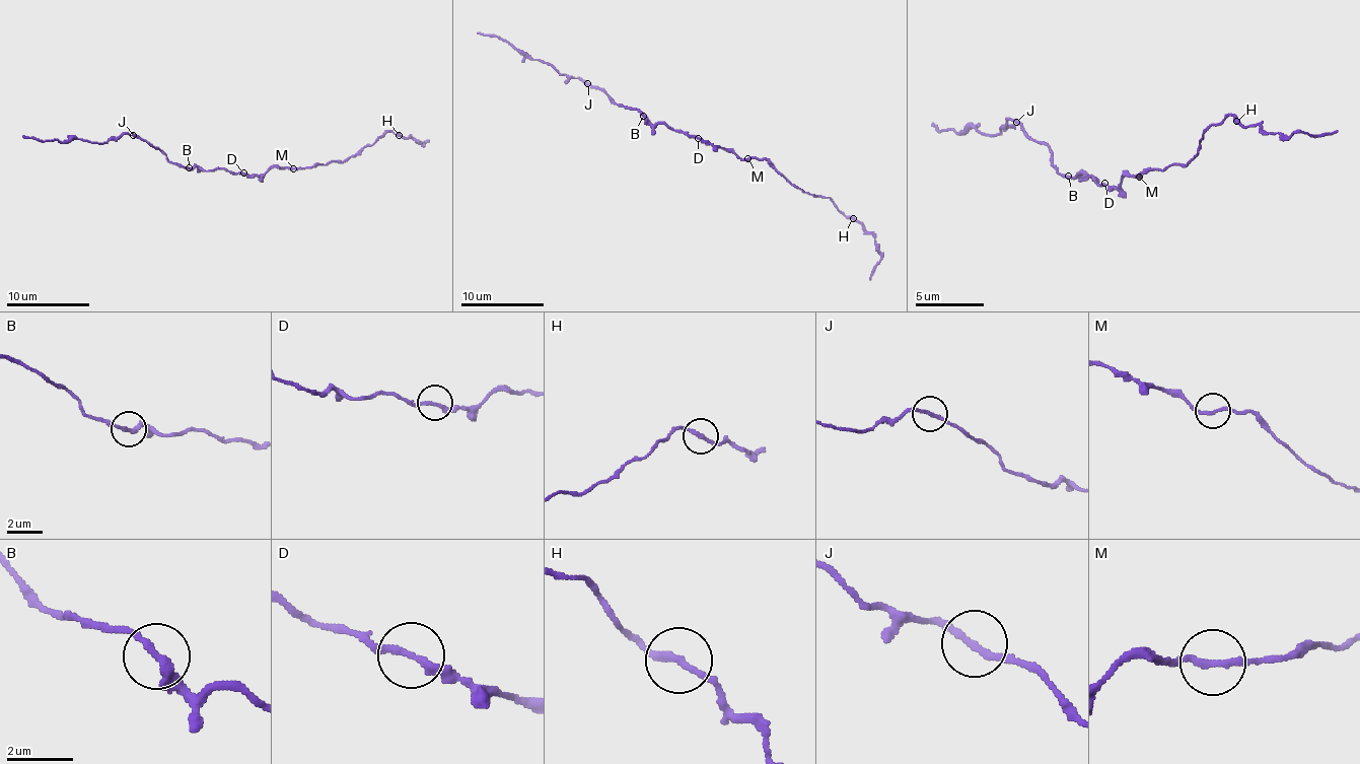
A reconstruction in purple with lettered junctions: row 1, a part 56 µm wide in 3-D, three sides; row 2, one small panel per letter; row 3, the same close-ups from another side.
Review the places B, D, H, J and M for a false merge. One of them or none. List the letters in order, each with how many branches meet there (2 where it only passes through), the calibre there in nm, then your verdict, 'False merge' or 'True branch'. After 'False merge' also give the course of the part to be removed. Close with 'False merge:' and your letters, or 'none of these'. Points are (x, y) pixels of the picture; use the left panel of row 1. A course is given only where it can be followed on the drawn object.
B: Branches: 2. Thickness 200 nm. True branch
D: Branches: 2. Thickness 220 nm. True branch
H: Branches: 2. Thickness 200 nm. True branch
J: Branches: 2. Thickness 200 nm. True branch
M: Branches: 2. Thickness 200 nm. True branch
False merge: none of these

